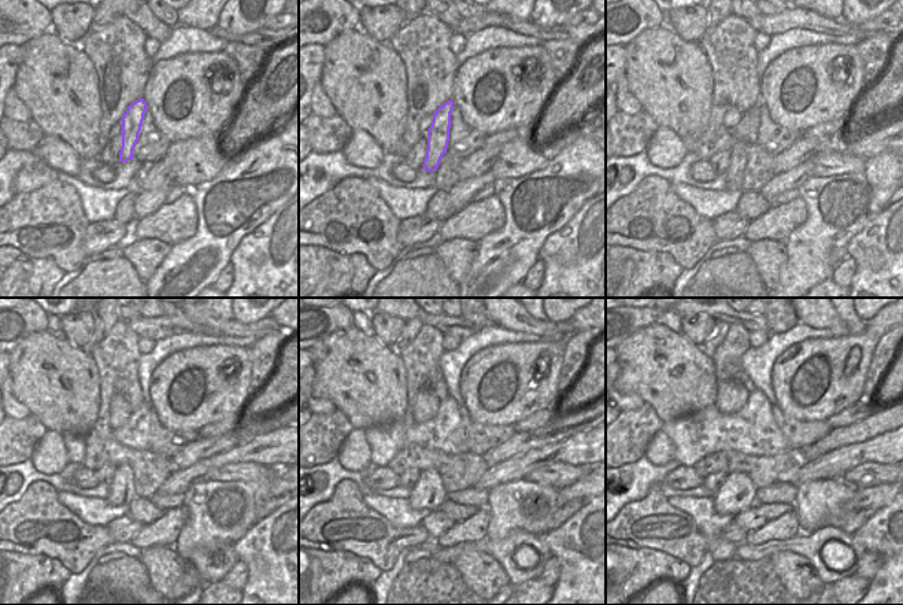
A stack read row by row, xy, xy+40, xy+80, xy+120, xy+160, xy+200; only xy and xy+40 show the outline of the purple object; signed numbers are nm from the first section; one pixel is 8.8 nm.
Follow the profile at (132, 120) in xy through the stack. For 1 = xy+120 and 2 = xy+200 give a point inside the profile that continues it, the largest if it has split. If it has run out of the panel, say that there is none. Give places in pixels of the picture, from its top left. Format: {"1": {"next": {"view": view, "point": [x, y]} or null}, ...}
{"1": {"next": {"view": "xy+120", "point": [121, 487]}}, "2": {"next": {"view": "xy+200", "point": [737, 493]}}}

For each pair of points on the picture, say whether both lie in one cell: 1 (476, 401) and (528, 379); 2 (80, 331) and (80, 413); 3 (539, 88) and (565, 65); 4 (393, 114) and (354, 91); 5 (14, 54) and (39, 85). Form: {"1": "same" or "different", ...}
{"1": "same", "2": "different", "3": "different", "4": "same", "5": "different"}

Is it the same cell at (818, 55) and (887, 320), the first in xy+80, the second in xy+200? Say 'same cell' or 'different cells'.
same cell

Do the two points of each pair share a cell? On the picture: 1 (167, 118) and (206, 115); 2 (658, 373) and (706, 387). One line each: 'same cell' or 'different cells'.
1: same cell
2: same cell

